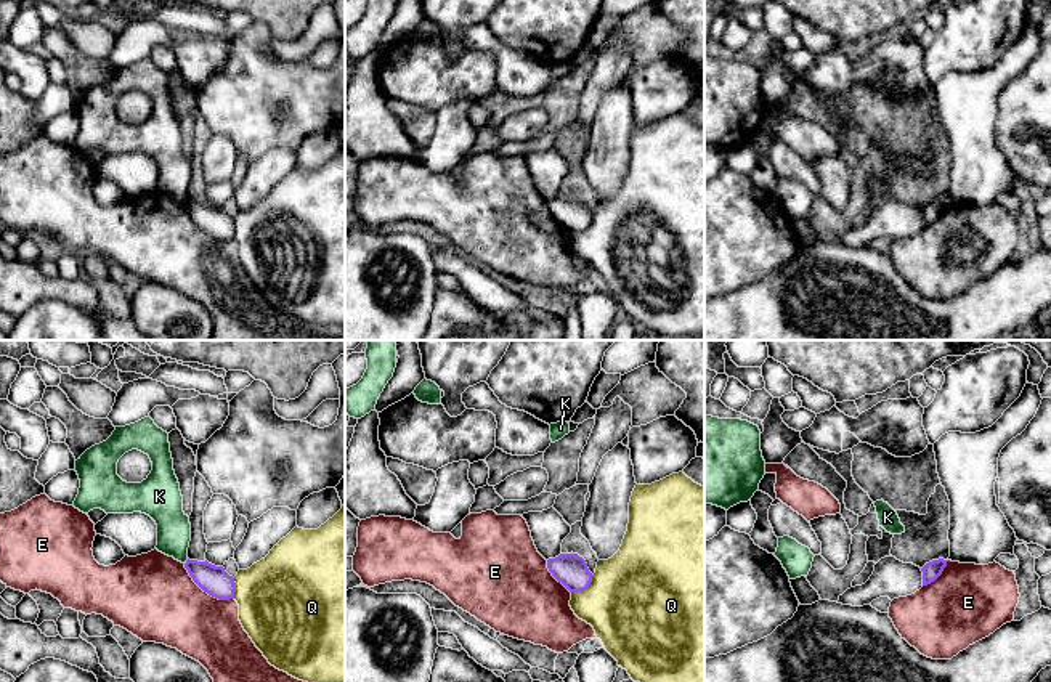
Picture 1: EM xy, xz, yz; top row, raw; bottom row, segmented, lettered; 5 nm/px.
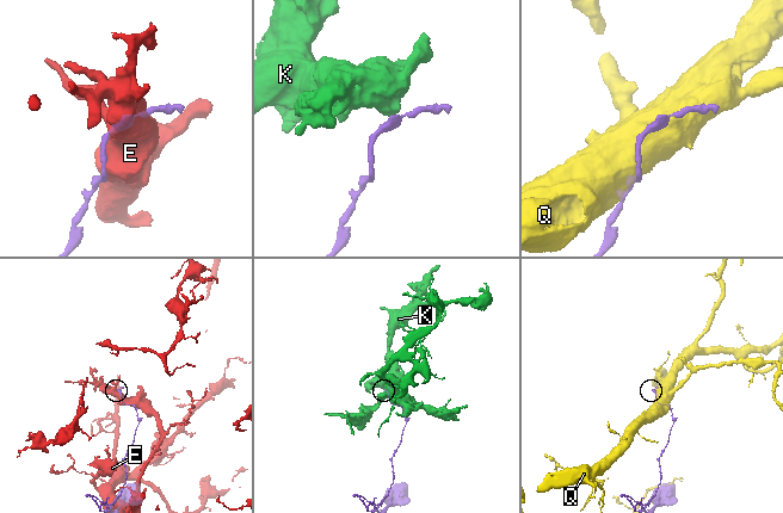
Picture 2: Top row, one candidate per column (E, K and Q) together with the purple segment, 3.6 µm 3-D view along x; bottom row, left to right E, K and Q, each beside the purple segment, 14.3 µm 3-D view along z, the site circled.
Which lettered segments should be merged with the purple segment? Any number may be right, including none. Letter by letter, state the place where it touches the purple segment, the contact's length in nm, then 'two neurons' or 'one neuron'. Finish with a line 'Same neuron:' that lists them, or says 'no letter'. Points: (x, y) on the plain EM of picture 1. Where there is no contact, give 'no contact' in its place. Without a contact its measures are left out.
E: meets purple in xy at (206, 231); contact 320 nm long; two neurons
K: meets purple in xy at (186, 202); contact 40 nm long; two neurons
Q: meets purple in xz at (584, 230); contact 150 nm long; two neurons
Same neuron: no letter

